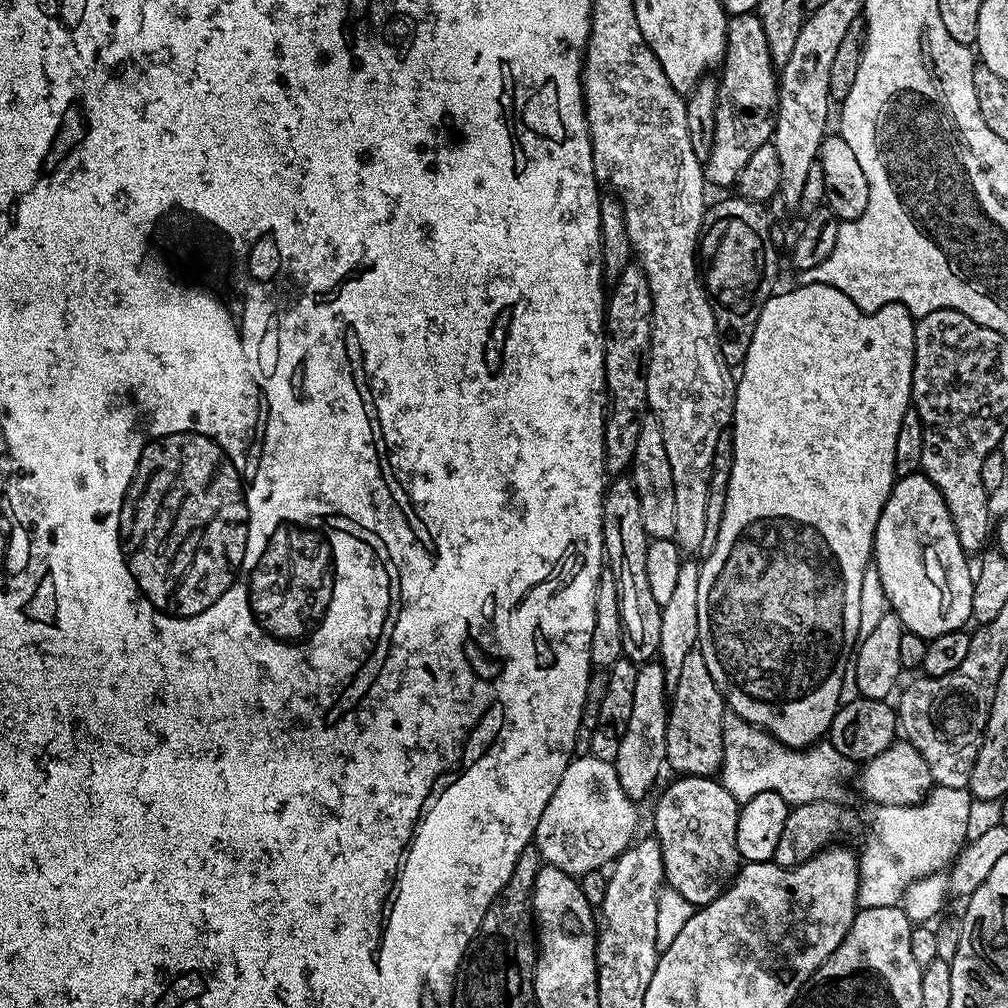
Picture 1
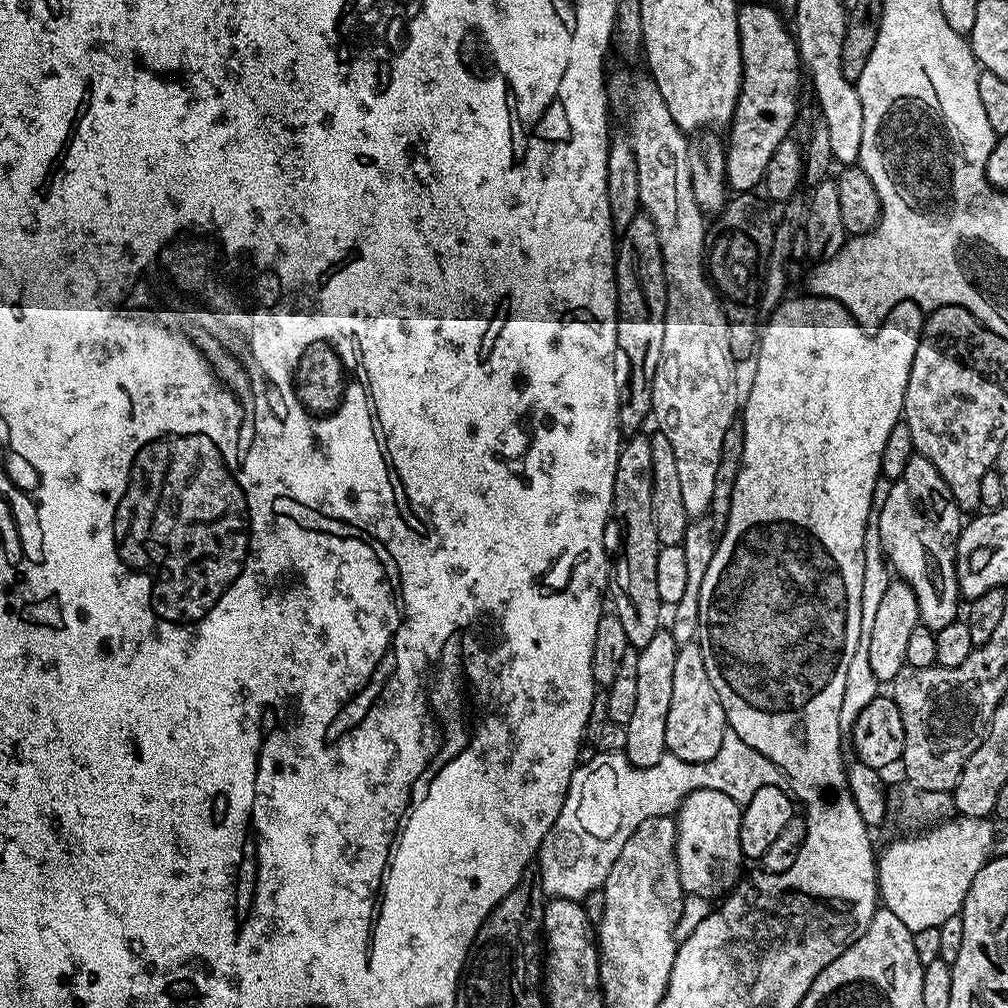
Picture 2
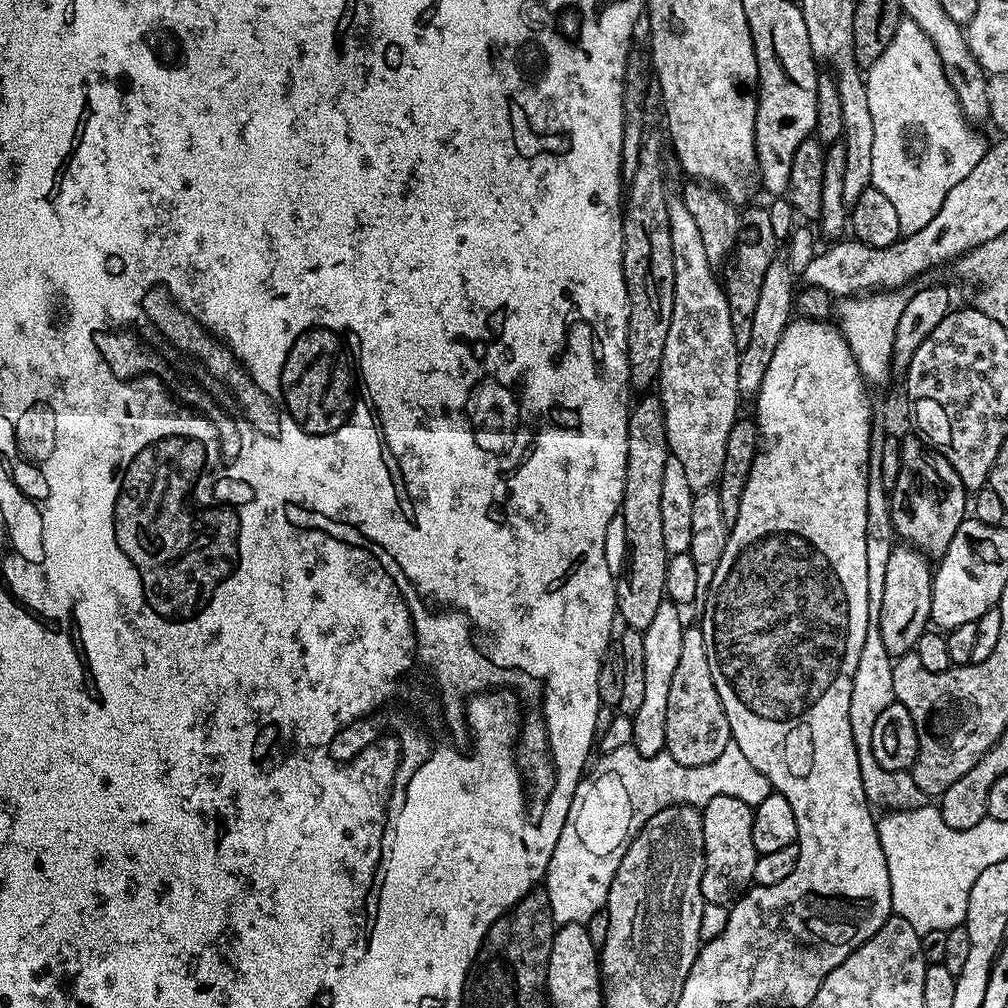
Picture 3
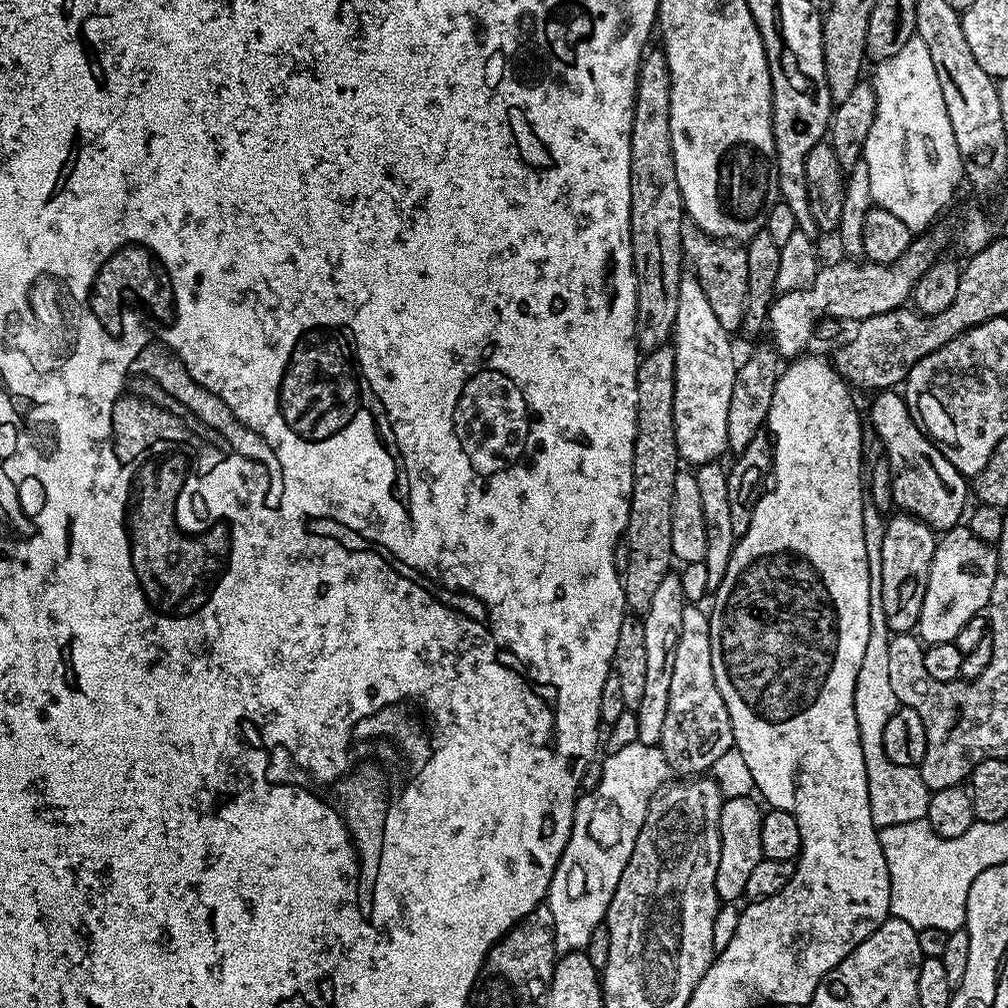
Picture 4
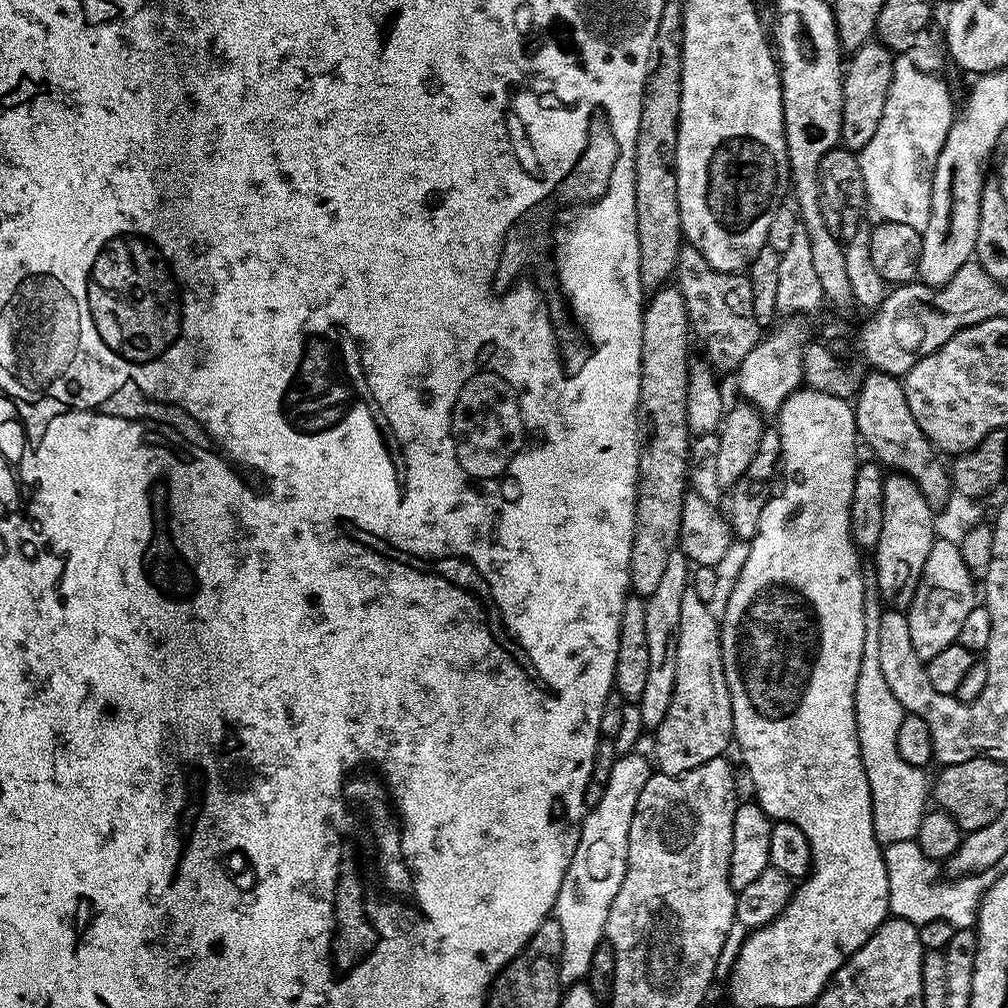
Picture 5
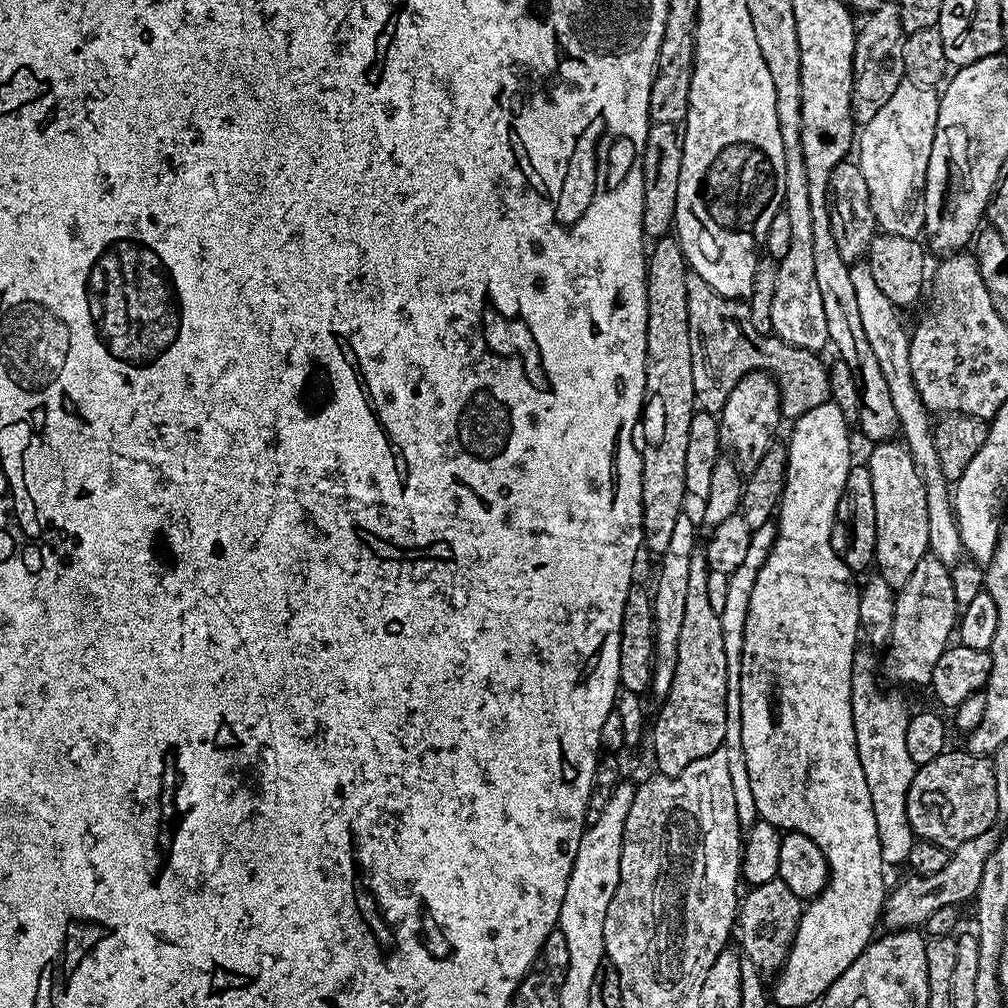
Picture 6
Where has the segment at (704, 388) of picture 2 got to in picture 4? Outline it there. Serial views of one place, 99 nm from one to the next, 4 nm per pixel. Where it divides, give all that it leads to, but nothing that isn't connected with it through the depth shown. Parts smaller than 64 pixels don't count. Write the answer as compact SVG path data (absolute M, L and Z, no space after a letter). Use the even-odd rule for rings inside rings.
M681 275L678 314L672 327L670 347L674 350L674 438L680 459L688 466L719 461L720 455L729 451L726 417L730 410L730 393L734 390L738 359L732 353L732 344L728 340L731 340L730 333L722 326L722 322L718 322L718 318L714 318L714 310L695 276Z

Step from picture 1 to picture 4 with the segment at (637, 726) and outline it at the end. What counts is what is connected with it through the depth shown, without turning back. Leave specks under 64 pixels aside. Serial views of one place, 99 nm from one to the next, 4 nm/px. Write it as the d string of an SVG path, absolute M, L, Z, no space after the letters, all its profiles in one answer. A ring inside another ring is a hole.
M669 570L654 589L650 610L643 613L646 630L646 687L642 702L634 709L638 718L638 741L659 745L662 726L666 723L666 706L670 706L670 677L674 675L674 650L678 650L678 634L682 630L682 610L685 606L682 582L675 571Z

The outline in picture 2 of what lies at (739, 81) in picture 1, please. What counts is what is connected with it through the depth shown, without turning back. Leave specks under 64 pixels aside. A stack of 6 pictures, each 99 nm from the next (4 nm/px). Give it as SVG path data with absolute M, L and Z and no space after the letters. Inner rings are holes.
M744 4L737 7L738 34L742 50L742 86L736 109L726 132L726 174L733 193L751 193L764 182L766 166L774 150L789 139L796 107L800 104L802 65L796 37L784 25L781 13L768 4Z

